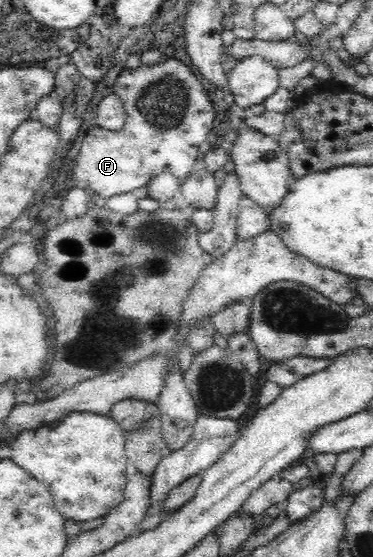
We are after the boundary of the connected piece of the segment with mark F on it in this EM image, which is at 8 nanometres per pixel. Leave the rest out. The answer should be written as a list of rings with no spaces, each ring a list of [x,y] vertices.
[[[173,58],[152,65],[141,63],[136,70],[124,68],[118,78],[112,76],[110,80],[112,80],[112,93],[123,103],[126,122],[118,132],[107,131],[95,125],[88,130],[82,148],[76,154],[76,166],[72,174],[74,186],[82,187],[88,195],[96,194],[102,200],[108,200],[112,196],[147,186],[148,179],[160,171],[172,173],[184,181],[200,166],[197,158],[198,148],[206,140],[216,118],[214,104],[200,80],[189,67]]]

